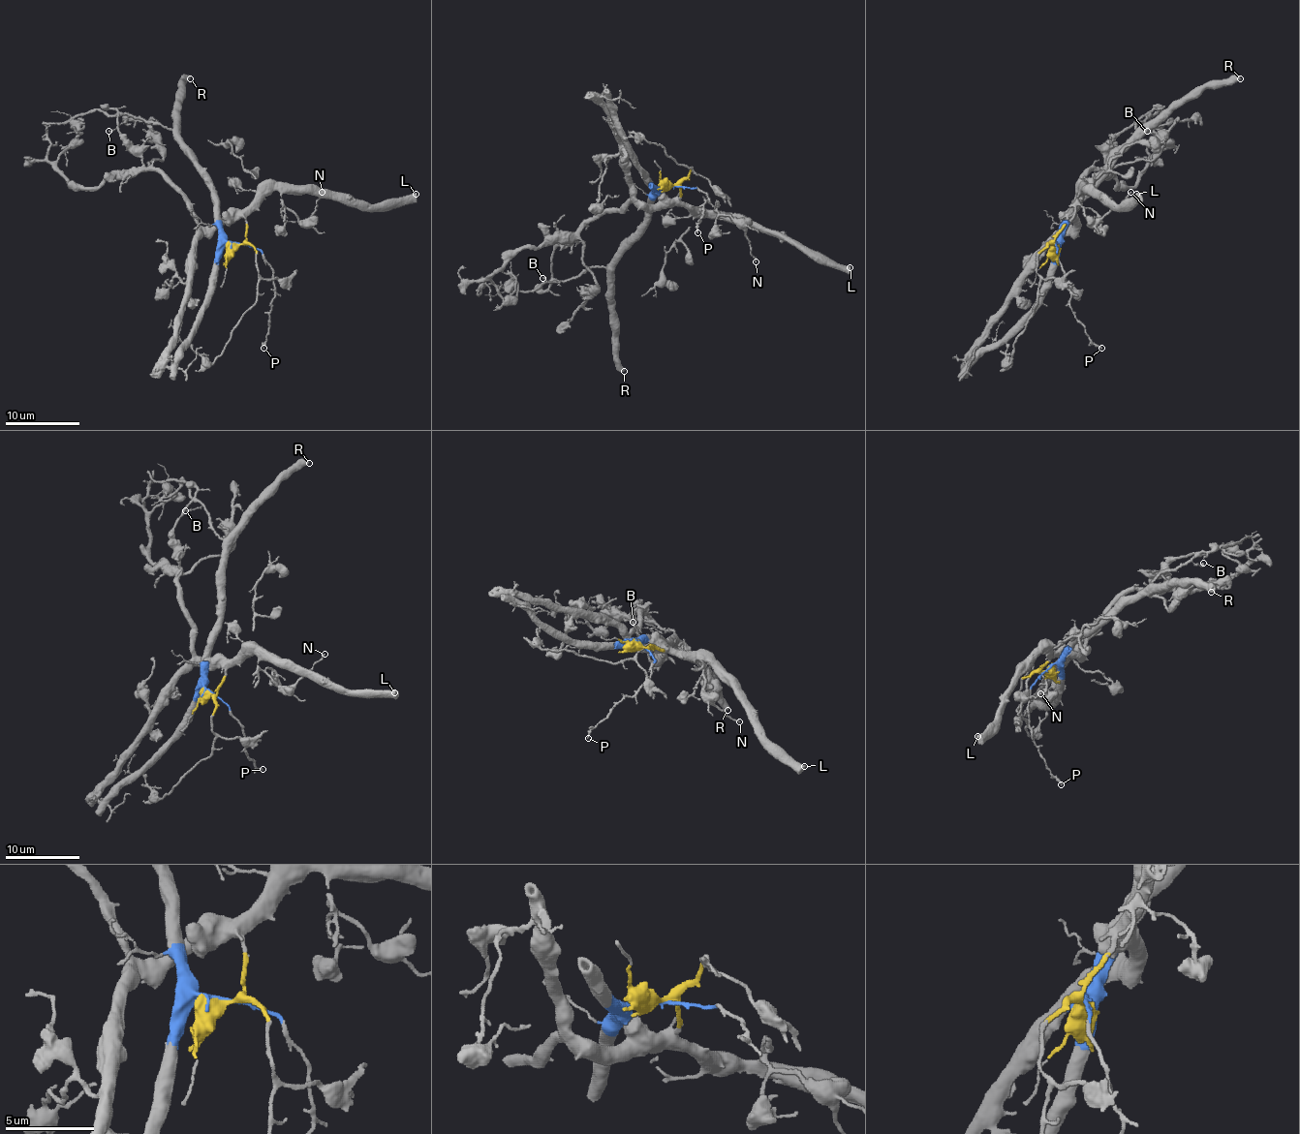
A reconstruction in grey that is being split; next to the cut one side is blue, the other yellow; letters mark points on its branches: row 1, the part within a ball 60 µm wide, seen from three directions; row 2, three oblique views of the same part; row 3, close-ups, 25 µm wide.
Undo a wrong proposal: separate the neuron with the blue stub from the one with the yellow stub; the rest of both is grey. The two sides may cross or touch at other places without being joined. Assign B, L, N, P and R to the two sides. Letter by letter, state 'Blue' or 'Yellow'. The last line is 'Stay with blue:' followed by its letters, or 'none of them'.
B: Blue
L: Yellow
N: Yellow
P: Blue
R: Blue
Stay with blue: B, P, R

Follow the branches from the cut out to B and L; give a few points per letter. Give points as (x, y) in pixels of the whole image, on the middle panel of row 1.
B: (667, 187), (653, 196), (653, 208), (629, 244), (606, 266), (582, 269), (564, 281), (549, 283), (541, 277)
L: (667, 185), (680, 187), (680, 199), (708, 214), (745, 216), (767, 229), (782, 230), (804, 246), (851, 267)

